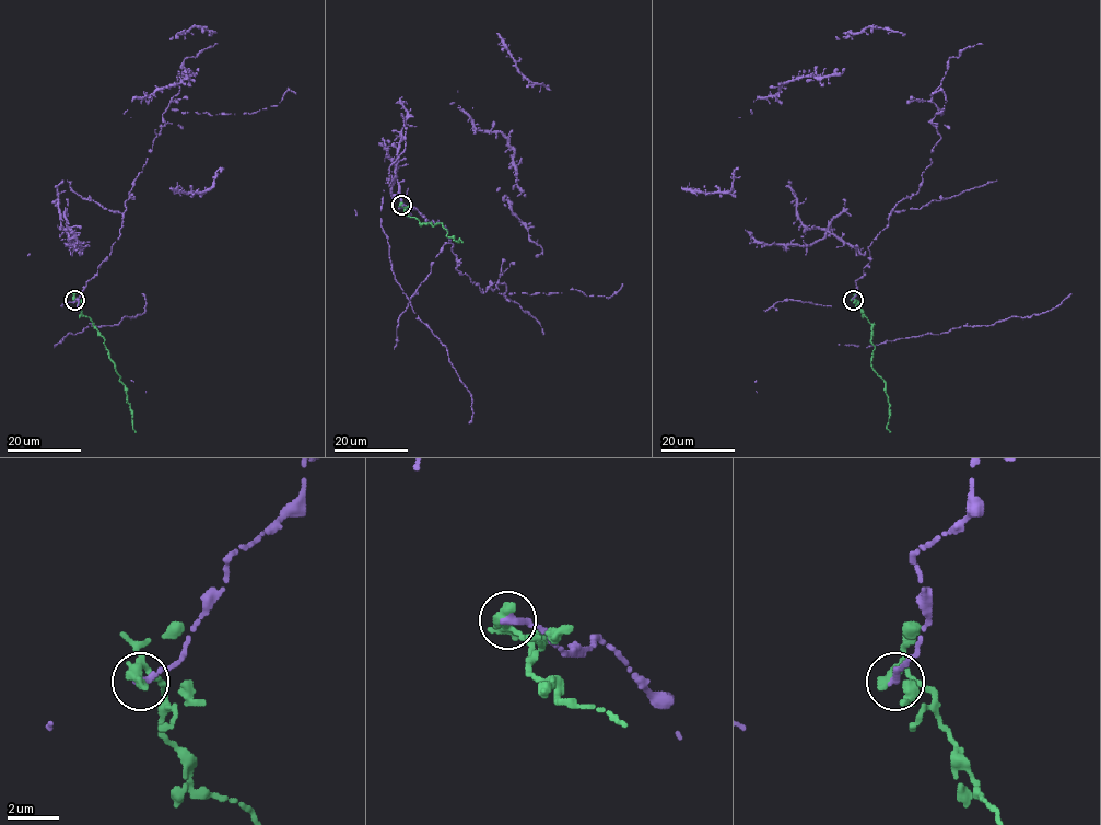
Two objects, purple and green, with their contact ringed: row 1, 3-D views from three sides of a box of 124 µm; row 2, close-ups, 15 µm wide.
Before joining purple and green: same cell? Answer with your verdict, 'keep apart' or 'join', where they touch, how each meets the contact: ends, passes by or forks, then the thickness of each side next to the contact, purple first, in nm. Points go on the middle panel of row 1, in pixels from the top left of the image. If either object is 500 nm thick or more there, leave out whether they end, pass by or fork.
keep apart; at (401, 205); purple ends there; green passes by; 320 nm thick on the purple side, 360 nm on the other

